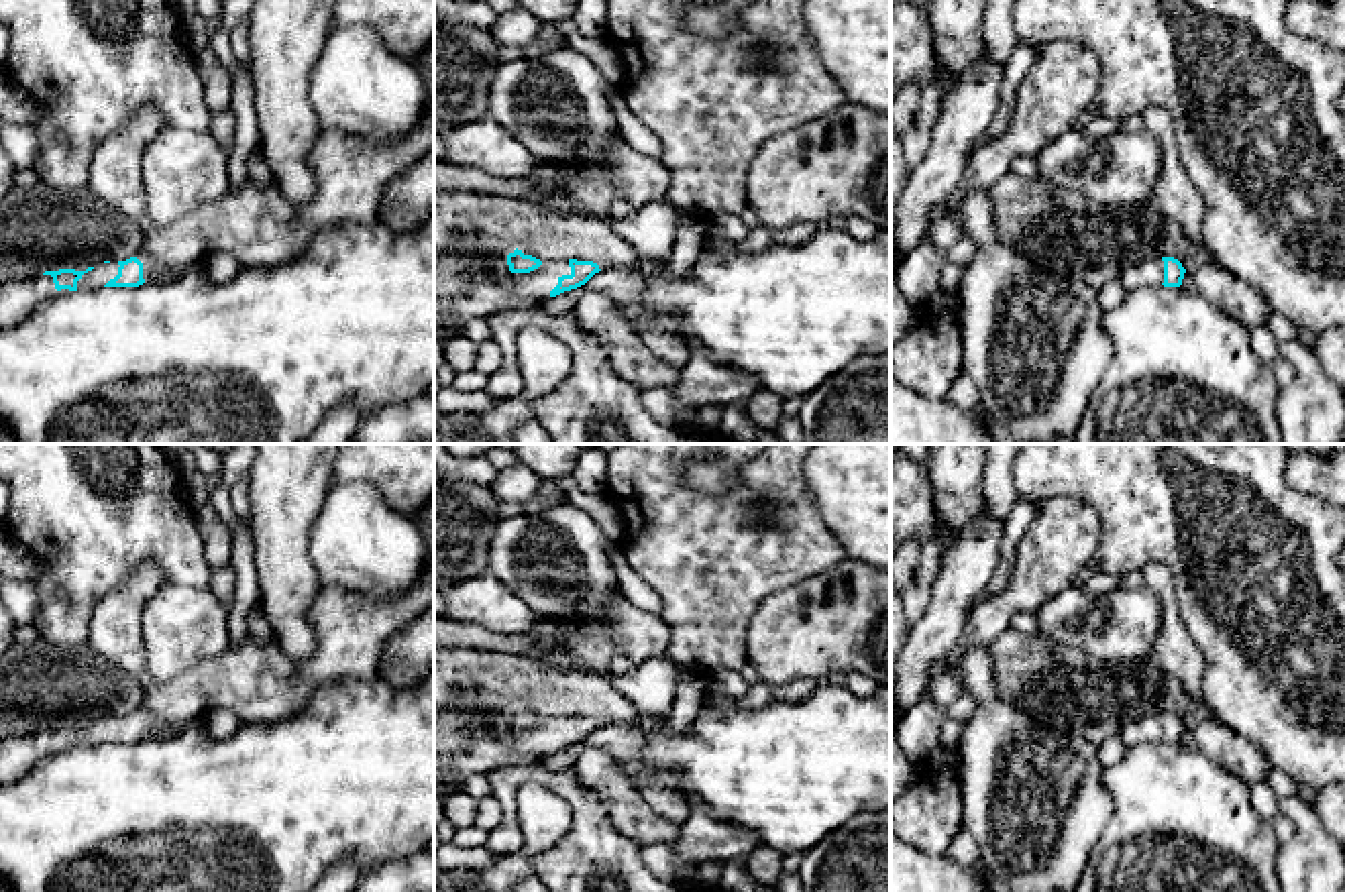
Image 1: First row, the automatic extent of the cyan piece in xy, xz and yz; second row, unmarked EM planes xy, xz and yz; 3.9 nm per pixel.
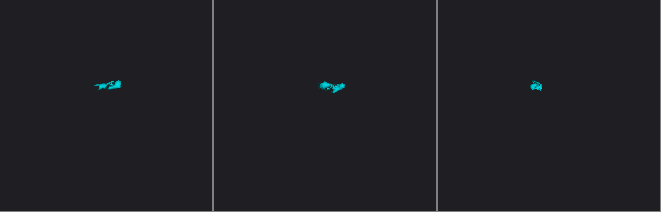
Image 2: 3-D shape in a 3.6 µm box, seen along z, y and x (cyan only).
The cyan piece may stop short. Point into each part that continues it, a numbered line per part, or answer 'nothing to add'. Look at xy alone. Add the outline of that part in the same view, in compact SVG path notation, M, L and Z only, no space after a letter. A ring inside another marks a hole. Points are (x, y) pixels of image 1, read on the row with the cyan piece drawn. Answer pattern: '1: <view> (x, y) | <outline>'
1: xy (257, 227) | M434 98L428 100L418 126L391 143L369 143L340 128L322 128L308 157L316 177L316 193L310 202L289 202L275 181L265 187L247 181L238 189L228 189L220 200L196 208L171 226L151 228L134 255L143 263L143 279L155 281L163 275L179 275L185 265L206 261L216 253L230 253L243 267L271 267L295 259L326 226L375 224L389 183L432 149Z
2: xy (17, 298) | M43 273L24 281L0 283L0 328L20 324L43 301L67 291L57 291L53 277Z

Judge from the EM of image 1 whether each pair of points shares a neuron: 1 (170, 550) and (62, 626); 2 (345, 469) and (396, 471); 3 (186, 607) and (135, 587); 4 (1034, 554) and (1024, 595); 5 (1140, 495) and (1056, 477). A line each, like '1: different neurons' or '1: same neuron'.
1: same neuron
2: same neuron
3: different neurons
4: same neuron
5: same neuron

